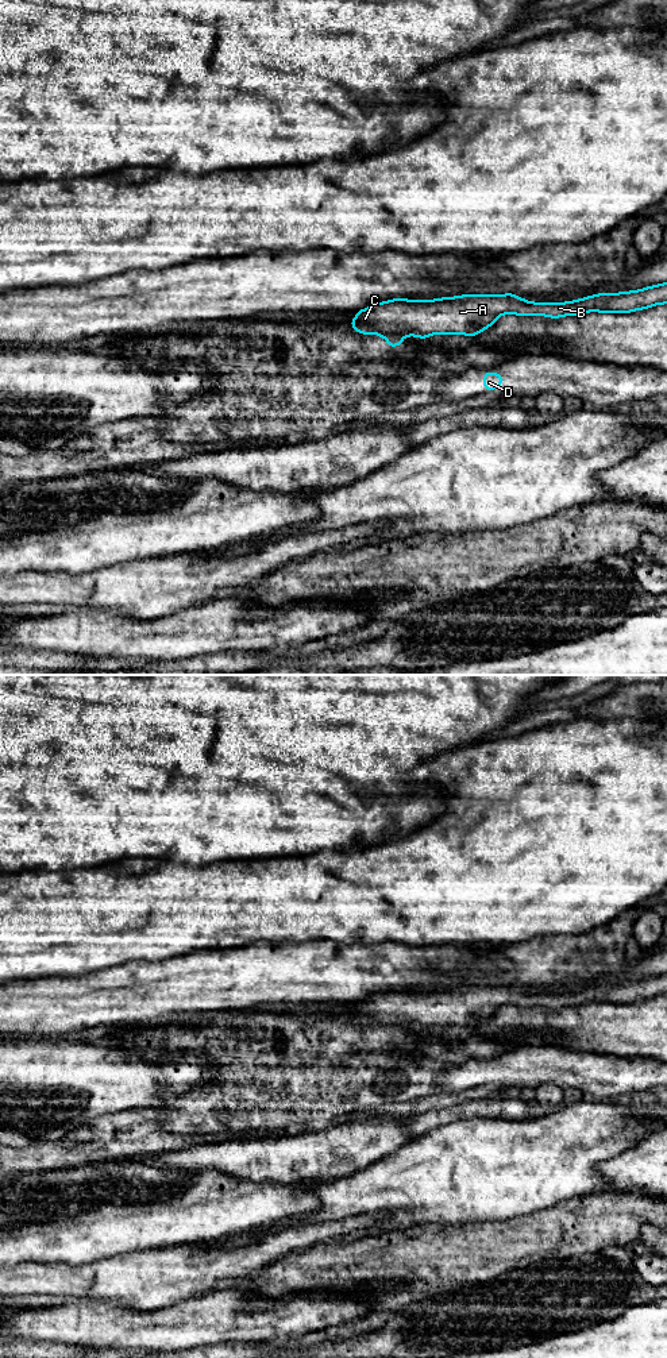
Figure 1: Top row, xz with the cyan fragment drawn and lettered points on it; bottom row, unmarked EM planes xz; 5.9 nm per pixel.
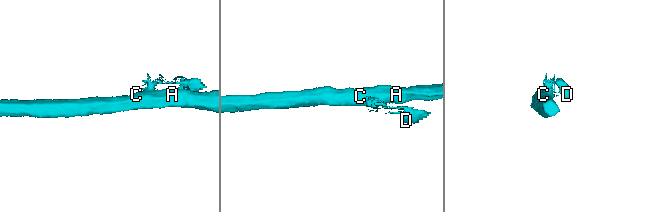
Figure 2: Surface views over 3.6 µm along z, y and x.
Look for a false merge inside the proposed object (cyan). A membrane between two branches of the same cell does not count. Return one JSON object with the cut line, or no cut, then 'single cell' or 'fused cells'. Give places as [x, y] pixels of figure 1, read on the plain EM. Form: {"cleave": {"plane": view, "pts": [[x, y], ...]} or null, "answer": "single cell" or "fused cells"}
{"cleave": {"plane": "xz", "pts": [[376, 1023], [400, 1025], [403, 1027]]}, "answer": "fused cells"}

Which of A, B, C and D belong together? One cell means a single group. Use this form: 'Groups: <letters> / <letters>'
Groups: A B C / D

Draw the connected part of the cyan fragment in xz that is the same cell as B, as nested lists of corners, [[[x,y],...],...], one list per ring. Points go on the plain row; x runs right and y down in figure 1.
[[[667,973],[639,981],[598,984],[566,994],[533,994],[517,985],[462,985],[433,991],[393,989],[354,1002],[352,1021],[362,1026],[383,1025],[428,1030],[439,1026],[475,1029],[502,1006],[559,1010],[589,1003],[632,1004],[667,995]]]

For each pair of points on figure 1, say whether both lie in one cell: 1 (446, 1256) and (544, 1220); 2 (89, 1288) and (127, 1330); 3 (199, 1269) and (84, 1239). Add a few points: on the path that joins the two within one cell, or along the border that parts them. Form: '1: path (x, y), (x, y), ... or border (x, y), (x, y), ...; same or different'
1: path (470, 1254), (520, 1242); same
2: border (76, 1300), (118, 1301), (131, 1308); different
3: border (165, 1246), (153, 1250), (124, 1252), (103, 1258); different

